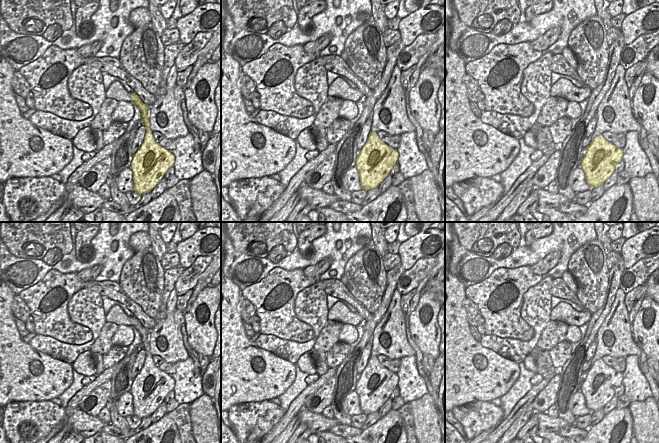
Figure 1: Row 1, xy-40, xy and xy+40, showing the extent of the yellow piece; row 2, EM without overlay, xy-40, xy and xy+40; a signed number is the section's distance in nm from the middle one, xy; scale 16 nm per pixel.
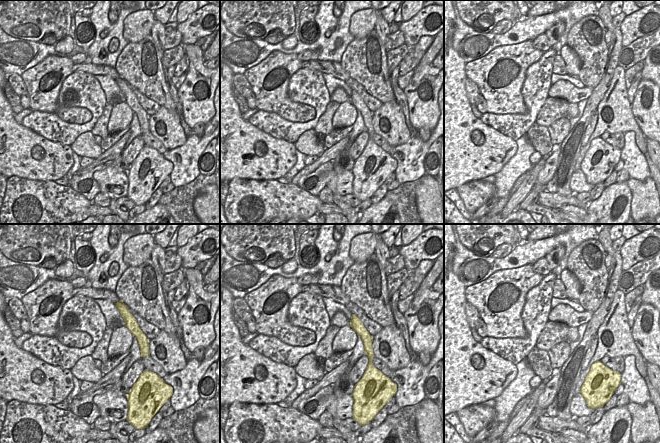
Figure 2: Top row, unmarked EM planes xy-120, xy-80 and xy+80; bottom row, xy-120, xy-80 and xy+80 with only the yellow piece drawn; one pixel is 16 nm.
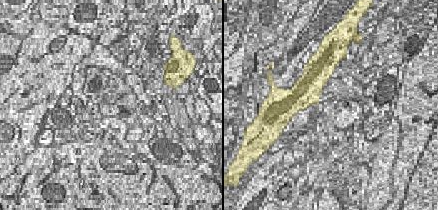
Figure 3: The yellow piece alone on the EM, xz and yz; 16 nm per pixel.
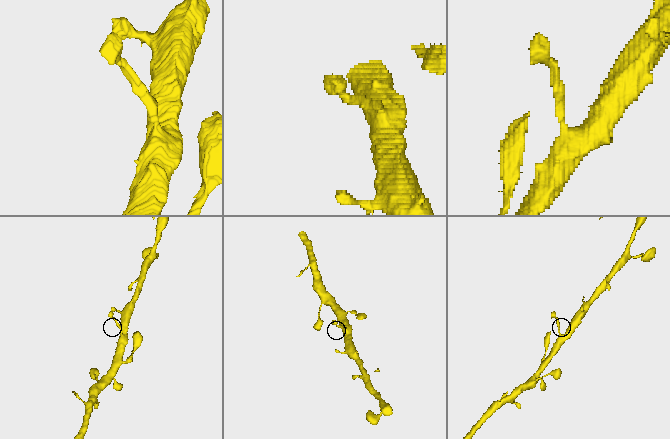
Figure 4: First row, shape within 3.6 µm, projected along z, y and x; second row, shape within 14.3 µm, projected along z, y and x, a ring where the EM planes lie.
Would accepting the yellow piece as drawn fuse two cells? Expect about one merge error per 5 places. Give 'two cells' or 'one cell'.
one cell

